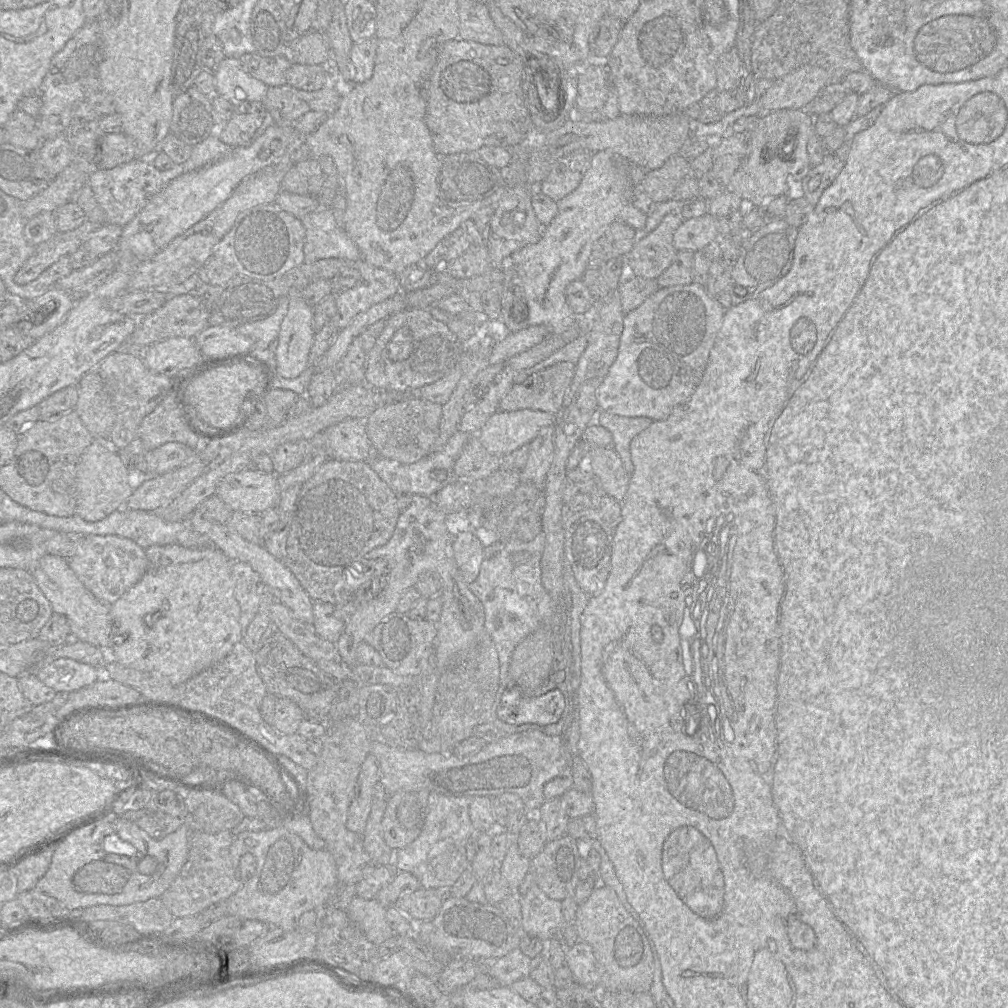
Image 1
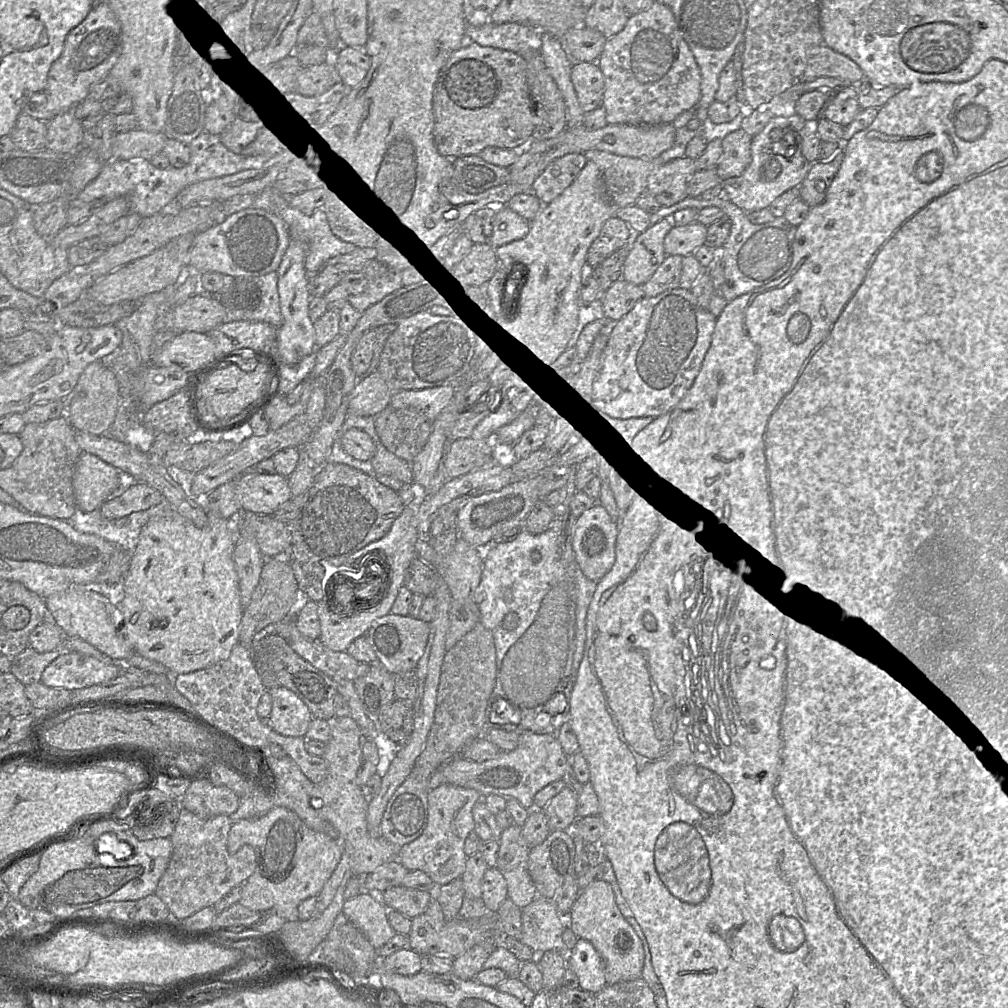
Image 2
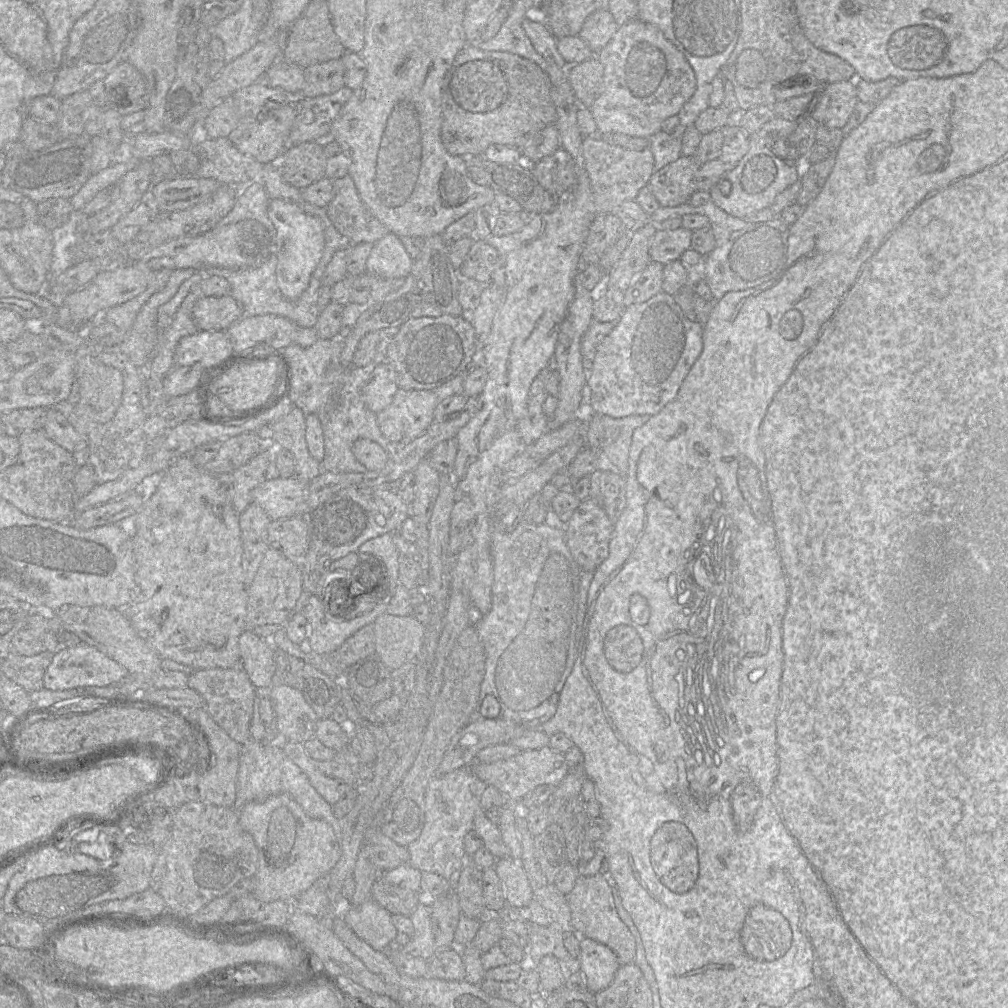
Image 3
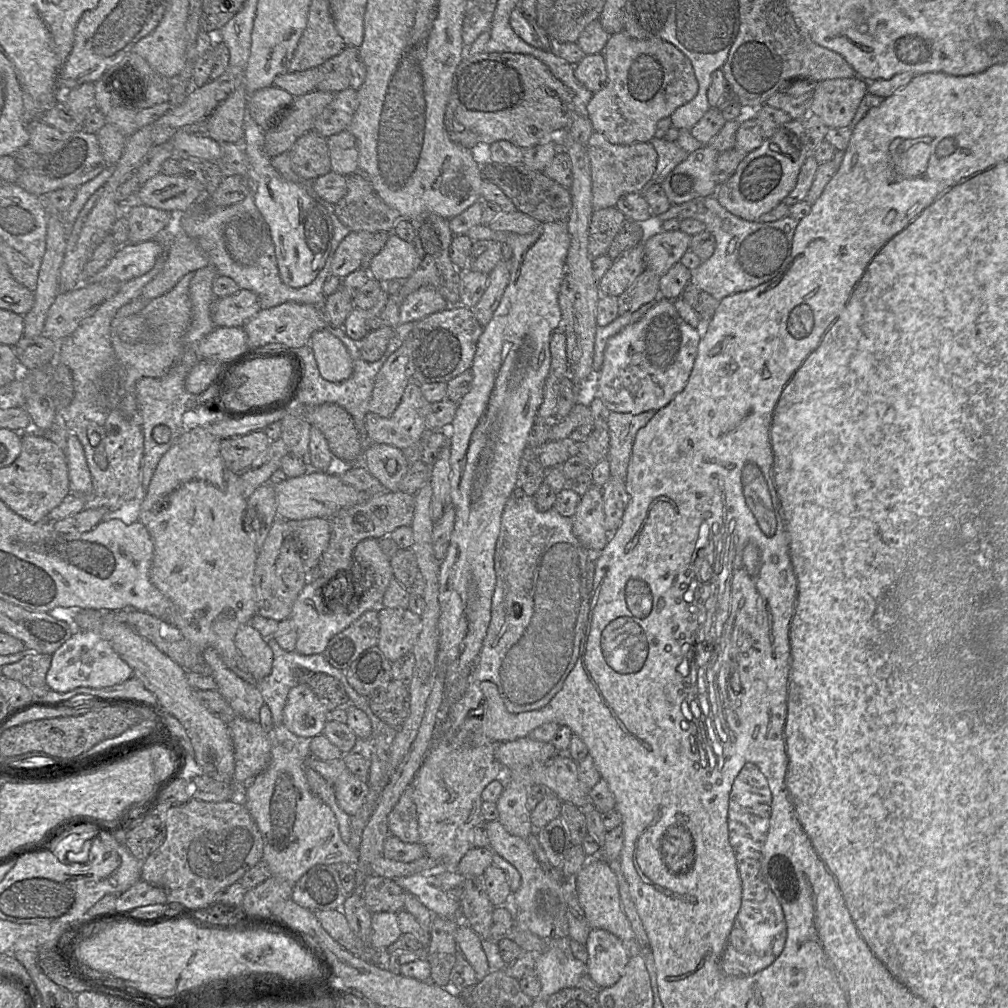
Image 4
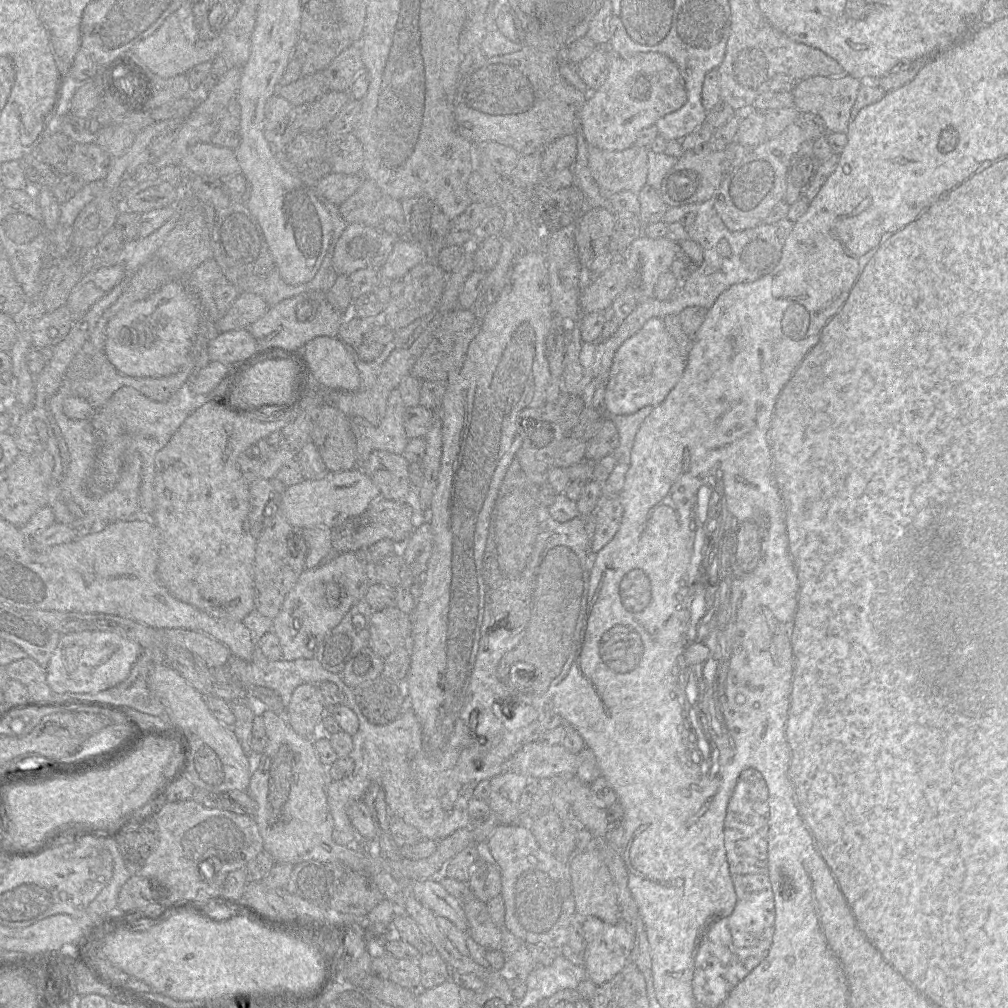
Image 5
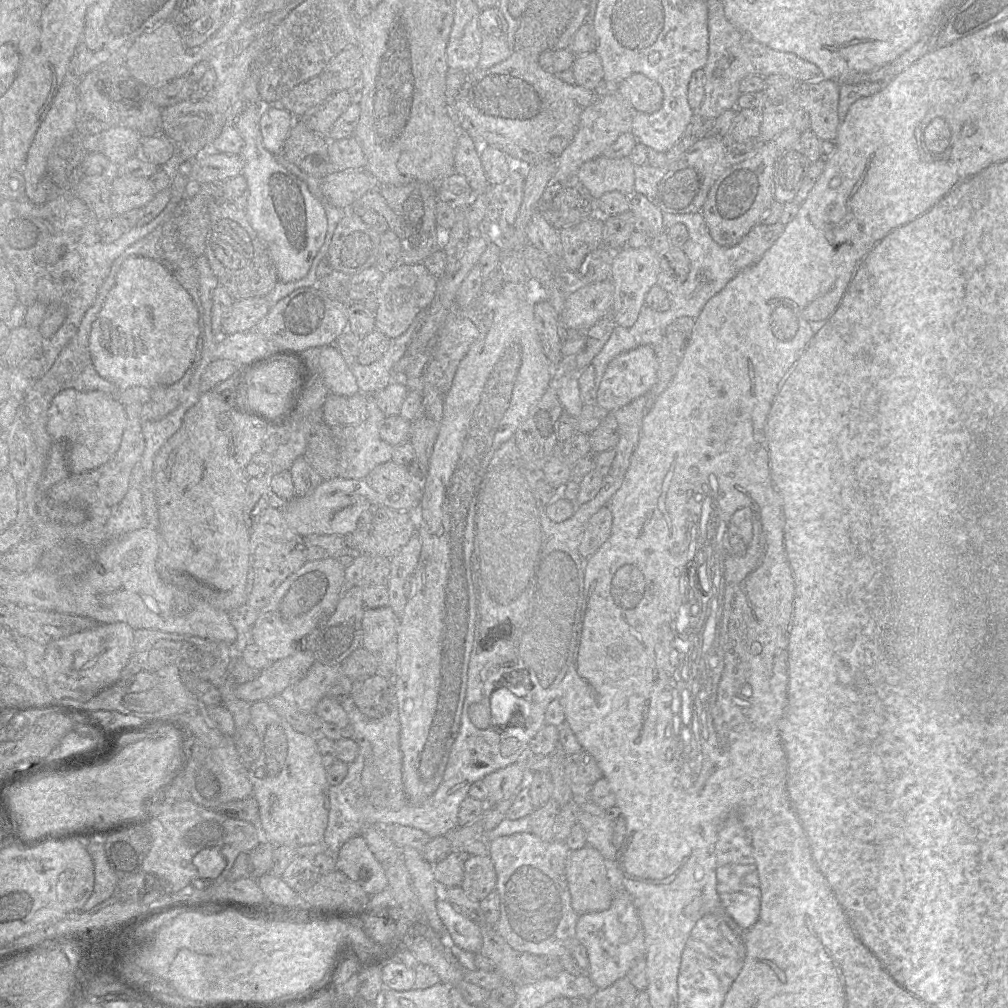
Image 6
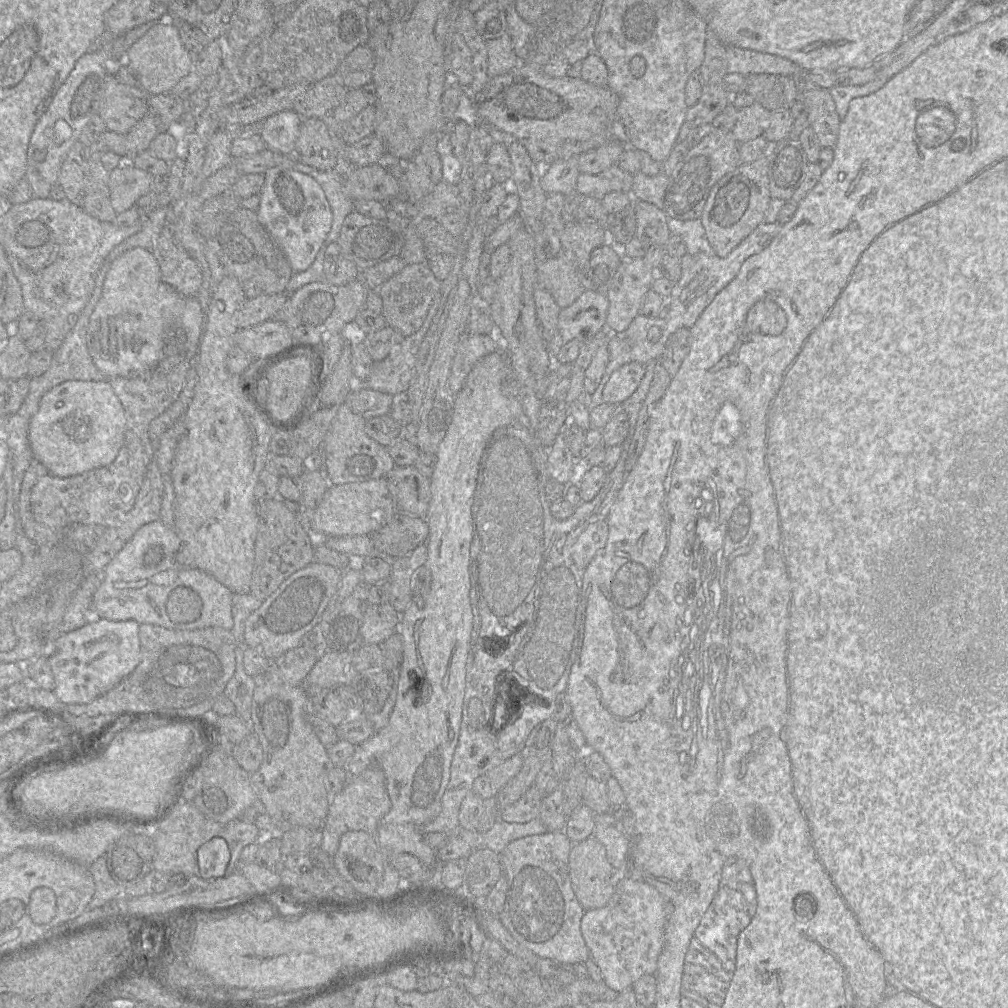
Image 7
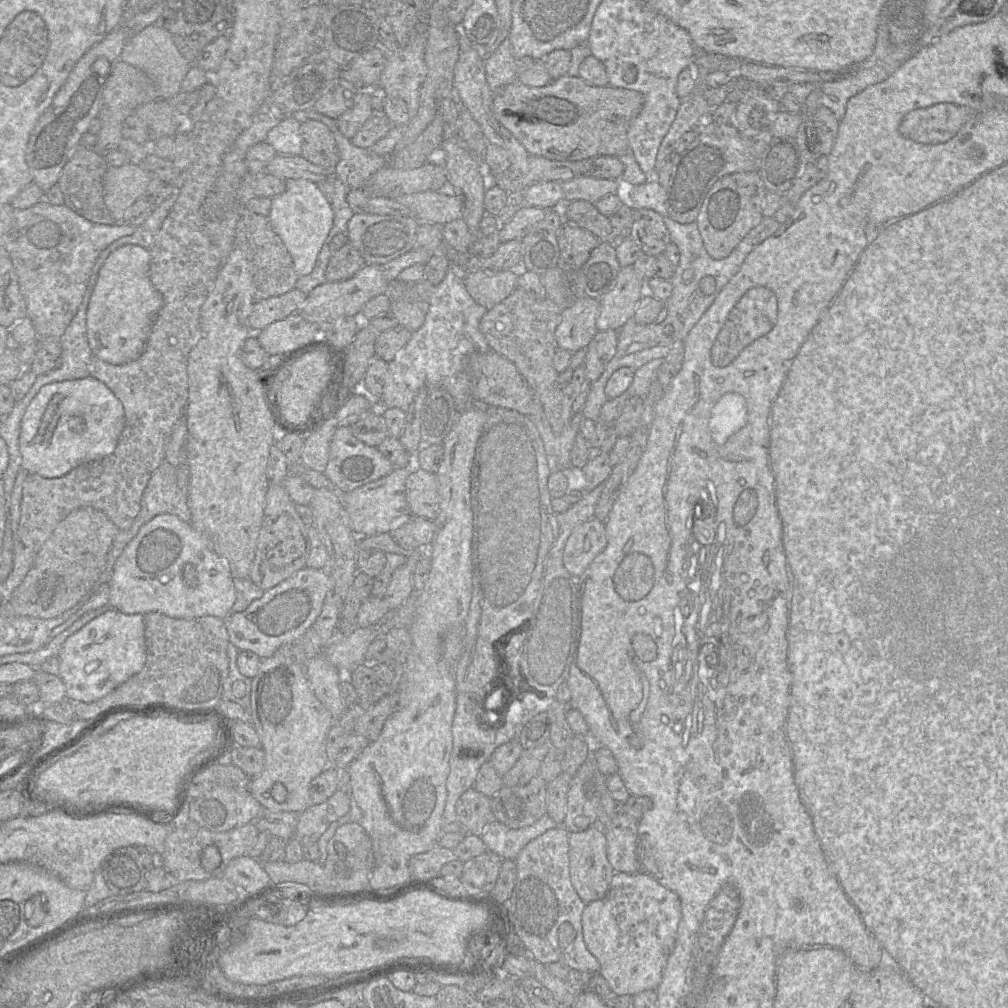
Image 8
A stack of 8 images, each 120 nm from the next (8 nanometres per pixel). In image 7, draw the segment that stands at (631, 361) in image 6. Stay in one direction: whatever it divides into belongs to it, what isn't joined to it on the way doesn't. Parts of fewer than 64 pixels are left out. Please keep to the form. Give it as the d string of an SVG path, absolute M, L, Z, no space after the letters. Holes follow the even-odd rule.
M637 362L625 364L615 370L604 387L603 402L621 404L635 392L644 373L645 365Z

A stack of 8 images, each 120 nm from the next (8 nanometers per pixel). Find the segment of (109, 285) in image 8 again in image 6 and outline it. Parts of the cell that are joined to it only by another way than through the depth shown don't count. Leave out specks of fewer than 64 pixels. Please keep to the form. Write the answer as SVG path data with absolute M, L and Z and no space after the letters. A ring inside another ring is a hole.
M131 256L123 262L118 270L115 277L115 283L110 289L97 318L92 323L89 343L96 371L103 378L113 382L119 390L124 390L131 386L145 386L152 388L168 386L182 378L194 360L199 334L200 314L198 307L190 293L180 284L173 273L159 260L144 256Z

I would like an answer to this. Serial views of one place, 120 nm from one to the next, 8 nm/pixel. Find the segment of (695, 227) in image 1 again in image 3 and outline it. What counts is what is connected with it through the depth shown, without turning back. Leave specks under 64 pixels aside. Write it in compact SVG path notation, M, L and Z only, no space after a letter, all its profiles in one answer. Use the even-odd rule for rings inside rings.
M659 226L650 242L651 261L666 265L679 259L691 247L692 234L693 231L683 227L666 230Z

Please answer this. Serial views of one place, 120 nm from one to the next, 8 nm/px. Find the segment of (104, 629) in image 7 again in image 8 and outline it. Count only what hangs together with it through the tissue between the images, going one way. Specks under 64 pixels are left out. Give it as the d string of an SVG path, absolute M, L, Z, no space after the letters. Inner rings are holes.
M107 610L69 636L59 658L59 677L66 687L66 698L73 702L96 701L130 677L146 662L144 615Z

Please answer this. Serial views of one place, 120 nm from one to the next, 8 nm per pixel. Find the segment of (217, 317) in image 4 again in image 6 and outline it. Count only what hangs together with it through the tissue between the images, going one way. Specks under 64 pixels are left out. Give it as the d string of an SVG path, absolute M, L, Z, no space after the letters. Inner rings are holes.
M266 296L235 300L222 322L222 335L255 328L256 324L269 312L271 306Z

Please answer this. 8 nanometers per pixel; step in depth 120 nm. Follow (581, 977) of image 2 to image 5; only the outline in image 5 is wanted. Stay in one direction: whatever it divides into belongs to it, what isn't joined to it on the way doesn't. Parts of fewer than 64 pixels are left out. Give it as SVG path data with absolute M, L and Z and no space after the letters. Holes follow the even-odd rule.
M596 917L583 918L582 930L587 943L583 956L587 977L596 986L604 985L630 963L634 934L630 926L622 920L616 924L608 924Z

